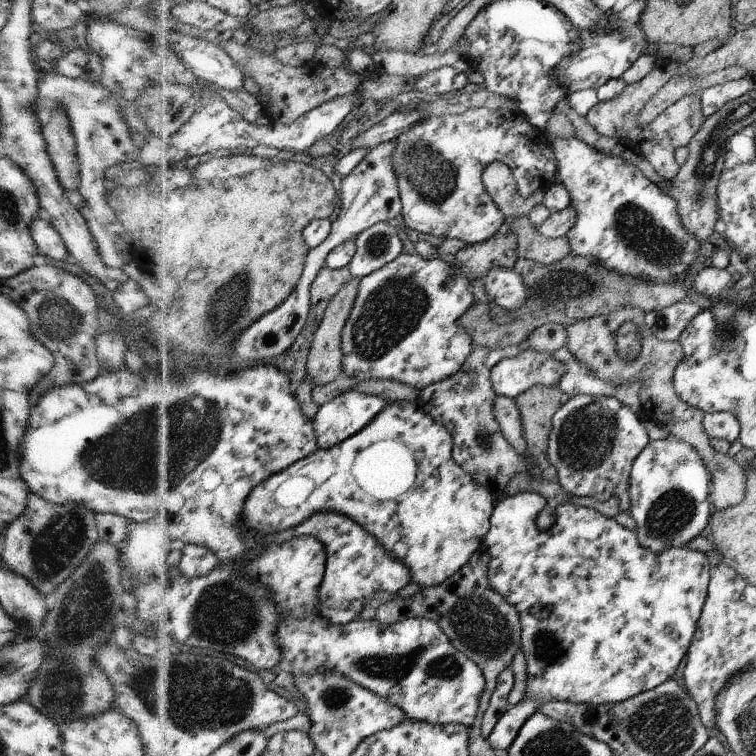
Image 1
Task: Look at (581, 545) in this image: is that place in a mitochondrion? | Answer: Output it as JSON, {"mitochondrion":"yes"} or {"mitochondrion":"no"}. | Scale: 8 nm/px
{"mitochondrion":"no"}

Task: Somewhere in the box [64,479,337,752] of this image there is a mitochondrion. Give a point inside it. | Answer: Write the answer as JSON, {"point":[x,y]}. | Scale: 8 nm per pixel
{"point":[194,697]}

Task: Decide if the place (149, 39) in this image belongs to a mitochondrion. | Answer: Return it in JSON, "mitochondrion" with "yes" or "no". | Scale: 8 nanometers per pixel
{"mitochondrion":"no"}

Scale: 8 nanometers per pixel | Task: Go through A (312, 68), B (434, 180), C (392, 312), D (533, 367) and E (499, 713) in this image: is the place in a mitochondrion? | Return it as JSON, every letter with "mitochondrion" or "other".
{"A":"other","B":"mitochondrion","C":"mitochondrion","D":"other","E":"other"}

